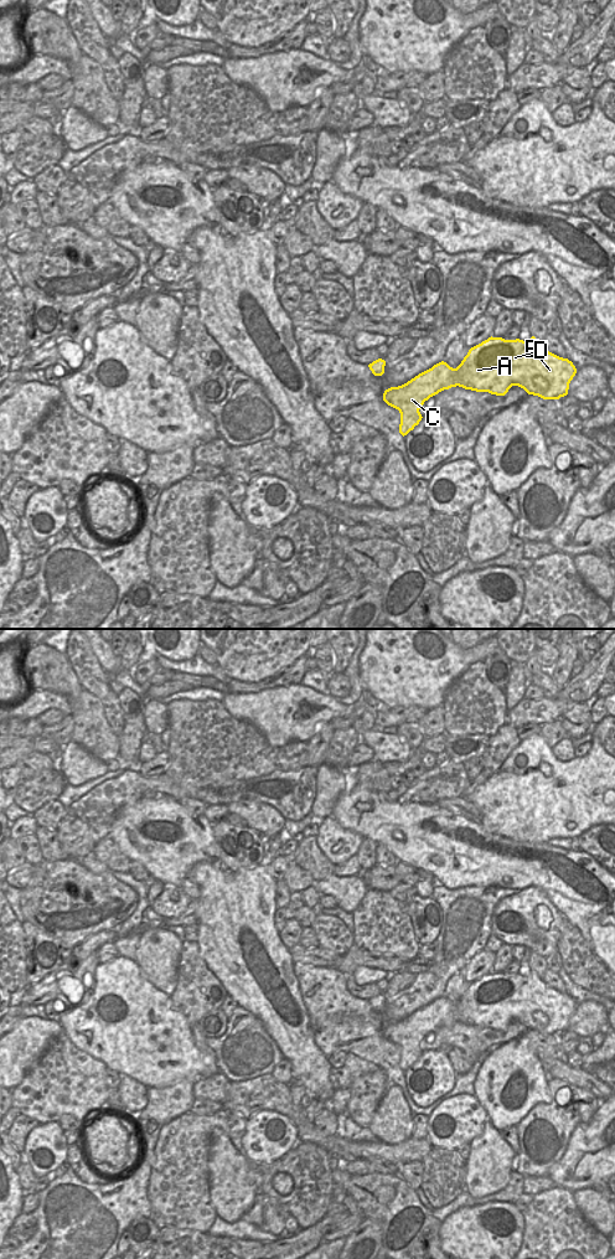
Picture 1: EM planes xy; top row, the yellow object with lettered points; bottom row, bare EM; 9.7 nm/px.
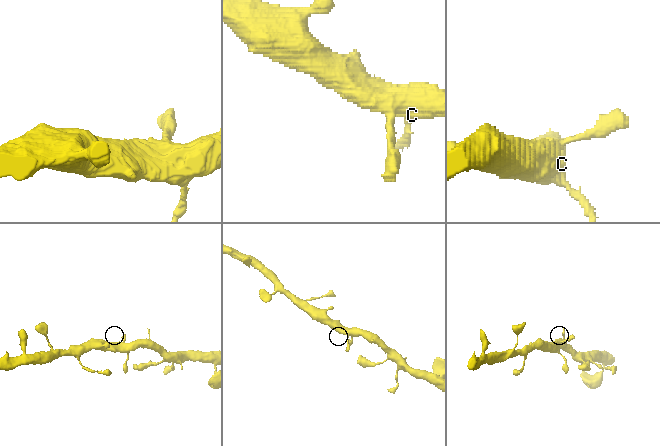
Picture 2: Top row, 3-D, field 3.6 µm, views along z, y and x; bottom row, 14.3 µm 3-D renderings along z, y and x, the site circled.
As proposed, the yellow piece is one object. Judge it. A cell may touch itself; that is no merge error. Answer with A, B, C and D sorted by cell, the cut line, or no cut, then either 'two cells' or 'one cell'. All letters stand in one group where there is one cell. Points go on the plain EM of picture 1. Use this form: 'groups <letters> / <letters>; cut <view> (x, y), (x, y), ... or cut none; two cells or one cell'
groups A B C D; cut none; one cell

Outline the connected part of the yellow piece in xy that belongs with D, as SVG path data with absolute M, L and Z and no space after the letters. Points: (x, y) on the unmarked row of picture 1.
M491 971L471 982L456 1003L441 996L407 1018L386 1025L383 1036L399 1046L399 1068L404 1072L422 1056L419 1044L424 1037L444 1025L459 1021L476 1027L505 1031L512 1021L518 1021L528 1030L543 1034L559 1034L568 1030L569 1018L575 1008L577 1003L572 996L549 987L534 971L528 976Z

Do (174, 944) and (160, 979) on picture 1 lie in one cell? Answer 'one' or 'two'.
one

